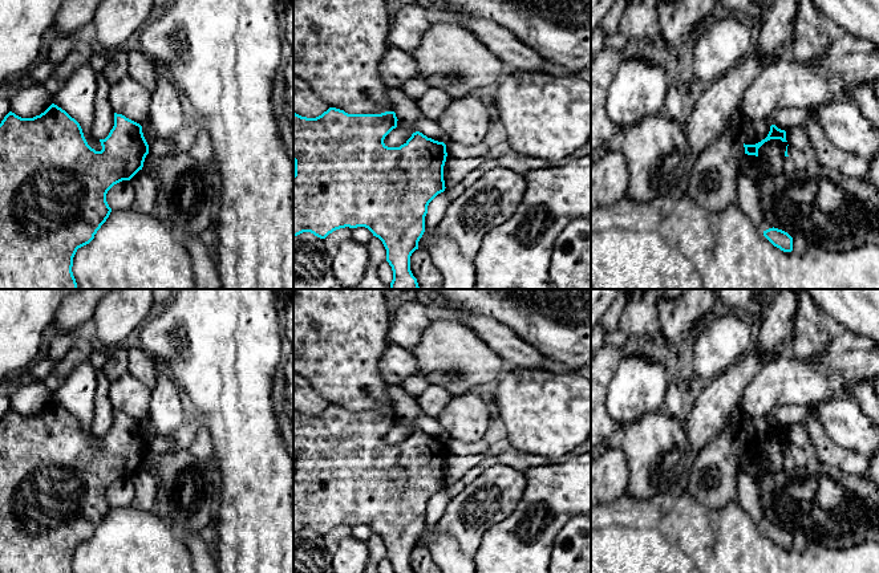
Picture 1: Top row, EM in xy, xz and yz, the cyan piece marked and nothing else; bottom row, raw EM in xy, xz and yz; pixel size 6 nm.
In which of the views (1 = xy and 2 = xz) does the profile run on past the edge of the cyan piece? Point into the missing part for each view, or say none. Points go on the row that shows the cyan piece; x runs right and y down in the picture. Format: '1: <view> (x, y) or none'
1: none
2: none

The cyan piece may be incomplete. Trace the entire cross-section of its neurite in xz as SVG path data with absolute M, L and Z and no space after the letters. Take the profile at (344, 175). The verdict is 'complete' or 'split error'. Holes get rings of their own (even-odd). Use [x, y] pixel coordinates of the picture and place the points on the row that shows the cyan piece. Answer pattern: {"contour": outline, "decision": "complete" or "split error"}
{"contour": "M329 107L316 118L293 113L293 236L311 232L320 239L340 228L368 228L386 249L386 261L392 267L390 289L420 289L410 271L410 256L418 249L425 232L425 216L429 203L445 191L443 166L446 145L428 138L420 131L400 147L388 147L385 137L397 127L394 111L381 114L348 114Z", "decision": "complete"}

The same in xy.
{"contour": "M52 103L44 113L33 118L21 118L9 111L0 123L0 289L77 289L72 272L73 257L78 248L89 244L101 225L109 218L112 208L106 202L108 191L122 180L130 180L143 167L149 145L143 137L142 126L122 114L114 113L114 126L105 139L100 139L102 150L92 149L80 123L65 110Z", "decision": "complete"}

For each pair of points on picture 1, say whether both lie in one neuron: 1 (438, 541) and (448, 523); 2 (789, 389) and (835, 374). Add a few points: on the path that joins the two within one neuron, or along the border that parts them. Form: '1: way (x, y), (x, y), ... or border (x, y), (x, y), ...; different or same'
1: border (434, 524), (441, 532), (448, 533), (465, 555); different
2: way (801, 381), (813, 381), (823, 376); same

